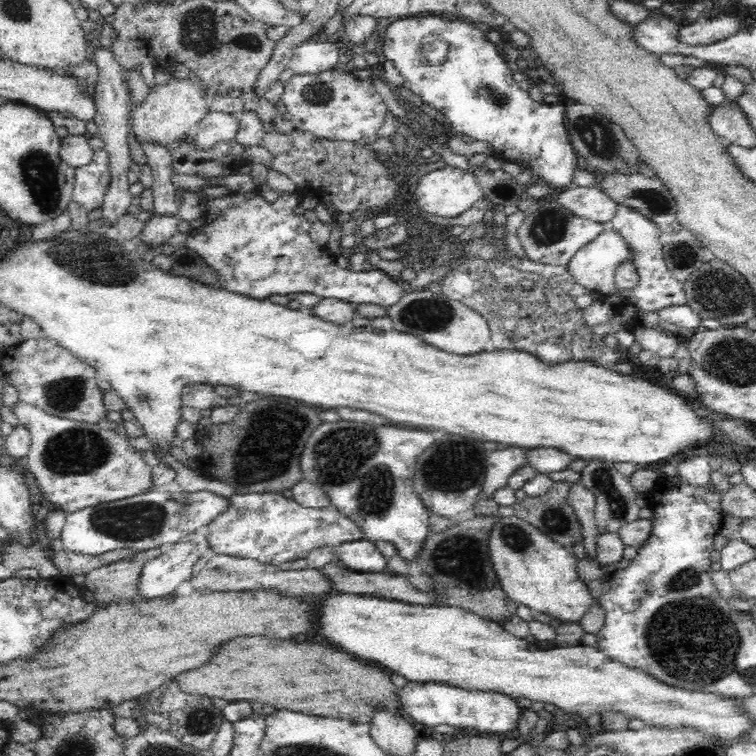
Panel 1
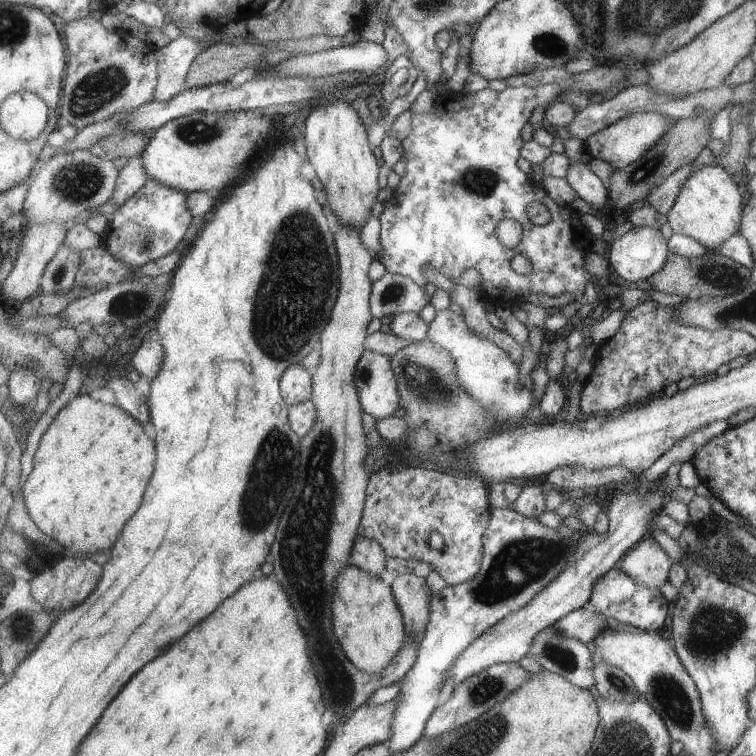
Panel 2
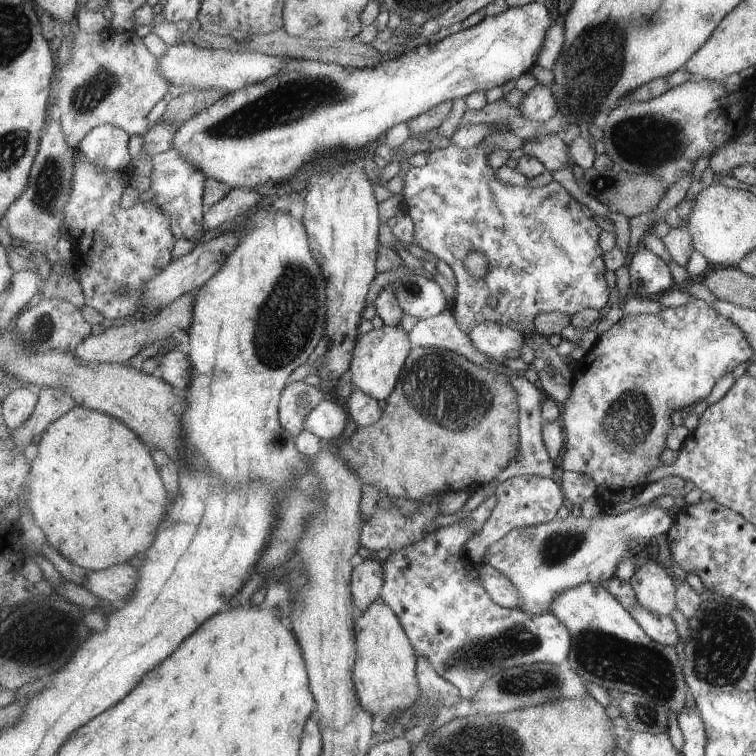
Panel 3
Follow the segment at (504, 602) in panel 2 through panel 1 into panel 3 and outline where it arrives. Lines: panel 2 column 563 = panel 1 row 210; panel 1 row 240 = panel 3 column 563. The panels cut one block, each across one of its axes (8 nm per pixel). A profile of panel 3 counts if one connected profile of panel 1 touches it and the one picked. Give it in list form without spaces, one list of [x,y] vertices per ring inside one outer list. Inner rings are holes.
[[[653,501],[633,507],[618,515],[601,512],[596,517],[585,518],[569,514],[563,520],[555,517],[551,522],[513,529],[501,540],[490,544],[484,560],[485,563],[494,566],[505,576],[508,576],[512,583],[517,586],[520,594],[520,606],[515,608],[535,615],[539,614],[539,610],[545,606],[548,606],[548,610],[551,611],[554,600],[566,590],[585,583],[607,584],[618,572],[622,561],[632,556],[632,551],[629,549],[630,541],[645,541],[651,536],[668,534],[673,525],[674,515],[671,515],[669,509],[661,508]]]

